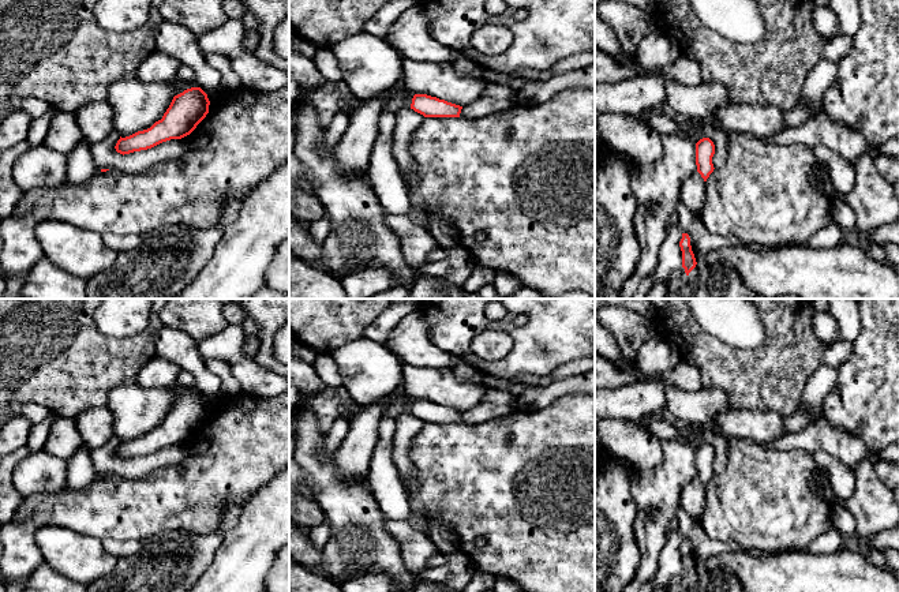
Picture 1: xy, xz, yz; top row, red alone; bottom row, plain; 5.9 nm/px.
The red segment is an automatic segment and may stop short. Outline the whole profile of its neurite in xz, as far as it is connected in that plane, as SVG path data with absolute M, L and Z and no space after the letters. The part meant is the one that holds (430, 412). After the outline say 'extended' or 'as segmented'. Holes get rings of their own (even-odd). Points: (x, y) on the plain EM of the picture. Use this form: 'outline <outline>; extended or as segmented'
outline M415 400L411 415L424 423L460 423L462 412L427 400Z; as segmented

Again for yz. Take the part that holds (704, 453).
outline M703 443L696 449L696 471L697 477L701 480L704 487L713 477L712 462L715 460L715 450L709 443Z; as segmented

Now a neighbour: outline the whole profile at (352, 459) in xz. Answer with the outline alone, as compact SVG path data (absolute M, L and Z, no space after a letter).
M372 402L360 408L349 423L349 431L334 452L338 475L345 479L364 479L379 436L379 423L389 402Z

